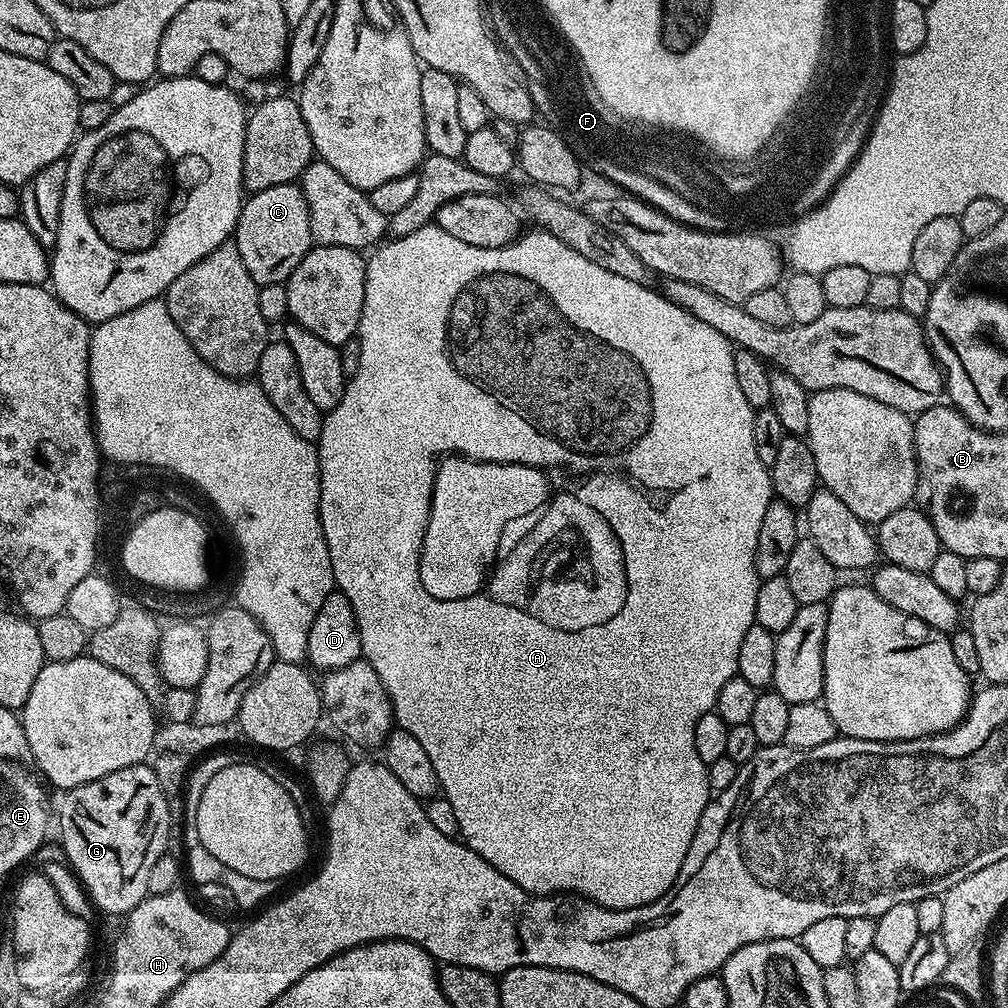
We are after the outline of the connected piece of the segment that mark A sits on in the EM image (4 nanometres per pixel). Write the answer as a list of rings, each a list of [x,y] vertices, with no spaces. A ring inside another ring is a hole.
[[[433,222],[433,223],[430,223],[430,224],[427,224],[427,225],[426,225],[426,226],[422,226],[422,230],[414,230],[414,234],[406,234],[406,235],[405,235],[405,236],[398,236],[398,237],[395,237],[395,238],[392,238],[392,239],[389,239],[389,240],[388,240],[388,241],[387,241],[387,242],[384,242],[384,243],[381,243],[381,244],[380,244],[380,245],[379,245],[379,247],[377,247],[377,248],[376,248],[376,249],[375,249],[375,251],[373,251],[373,252],[372,252],[372,253],[371,253],[371,255],[372,255],[372,254],[373,254],[373,256],[372,256],[372,257],[371,257],[371,256],[370,256],[370,255],[369,255],[369,256],[368,256],[368,257],[367,257],[367,260],[366,260],[366,263],[367,263],[367,266],[368,266],[368,269],[367,269],[367,270],[366,270],[366,290],[365,290],[365,291],[364,291],[364,305],[363,305],[363,306],[362,306],[362,318],[361,318],[361,319],[360,319],[360,330],[359,330],[359,333],[358,333],[358,339],[359,339],[359,341],[360,341],[360,365],[359,365],[359,366],[358,366],[358,374],[354,374],[354,375],[353,375],[353,376],[350,376],[350,377],[347,377],[347,380],[346,380],[346,383],[345,383],[345,386],[344,386],[344,393],[343,393],[343,394],[342,394],[342,402],[341,402],[341,403],[340,403],[340,404],[339,404],[339,405],[338,405],[338,406],[334,406],[334,407],[333,407],[333,408],[331,408],[331,410],[330,410],[330,411],[328,411],[328,412],[327,412],[327,413],[326,413],[326,415],[325,415],[325,417],[324,417],[324,425],[323,425],[323,426],[322,426],[322,434],[321,434],[321,435],[320,435],[320,439],[319,439],[319,441],[318,441],[318,451],[319,451],[319,454],[320,454],[320,521],[321,521],[321,522],[322,522],[322,530],[323,530],[323,531],[324,531],[324,537],[325,537],[325,538],[326,538],[326,546],[327,546],[327,547],[328,547],[328,549],[329,549],[329,550],[330,550],[330,566],[331,566],[331,567],[332,567],[332,569],[333,569],[333,570],[334,570],[334,578],[335,578],[335,579],[336,579],[336,588],[337,588],[337,589],[338,589],[338,591],[339,591],[339,592],[341,592],[341,593],[342,593],[342,595],[343,595],[343,596],[345,596],[345,598],[347,598],[347,600],[348,600],[348,601],[349,601],[349,602],[350,602],[350,606],[354,606],[354,618],[355,618],[355,619],[356,619],[356,625],[357,625],[357,626],[358,626],[358,634],[359,634],[359,635],[360,635],[360,650],[361,650],[361,653],[362,653],[362,656],[363,656],[363,659],[365,659],[365,660],[367,660],[367,662],[368,662],[368,664],[369,664],[369,665],[370,665],[370,666],[374,666],[374,670],[378,670],[378,678],[382,678],[382,686],[383,686],[383,687],[384,687],[384,689],[385,689],[385,690],[386,690],[386,694],[387,694],[387,695],[388,695],[388,697],[389,697],[389,698],[390,698],[390,702],[391,702],[391,703],[392,703],[392,714],[393,714],[393,717],[394,717],[394,720],[395,720],[395,723],[396,723],[396,724],[397,724],[397,725],[398,725],[398,727],[400,727],[400,728],[401,728],[401,729],[402,729],[402,730],[406,730],[406,731],[407,731],[407,732],[409,732],[409,733],[410,733],[410,734],[414,734],[414,738],[418,738],[418,742],[419,742],[419,744],[420,744],[420,745],[421,745],[421,746],[423,746],[423,747],[424,747],[424,749],[425,749],[425,750],[426,750],[426,754],[427,754],[427,755],[428,755],[428,756],[429,756],[429,757],[430,757],[430,762],[431,762],[431,764],[433,764],[433,766],[434,766],[434,774],[438,774],[438,782],[439,782],[439,783],[440,783],[440,786],[441,786],[441,789],[442,789],[442,796],[443,796],[443,799],[446,799],[446,800],[448,800],[448,801],[449,801],[449,802],[450,802],[450,807],[452,807],[452,809],[453,809],[453,810],[454,810],[454,815],[456,815],[456,816],[457,816],[457,817],[458,817],[458,830],[459,830],[459,831],[460,831],[460,835],[459,835],[459,839],[460,839],[460,840],[461,840],[461,841],[462,841],[462,842],[463,842],[463,844],[464,844],[464,845],[466,845],[466,846],[467,846],[467,848],[469,848],[469,849],[470,849],[470,850],[474,850],[474,854],[478,854],[478,855],[479,855],[479,856],[481,856],[481,857],[482,857],[482,858],[486,858],[486,862],[490,862],[490,866],[494,866],[494,870],[498,870],[498,874],[506,874],[506,878],[510,878],[510,882],[514,882],[514,883],[515,883],[515,884],[517,884],[517,885],[518,885],[518,886],[522,886],[522,890],[526,890],[526,891],[527,891],[527,892],[530,892],[530,893],[532,893],[532,895],[534,895],[534,896],[551,896],[551,895],[553,895],[553,894],[575,894],[575,895],[576,895],[576,896],[577,896],[577,897],[580,897],[580,898],[583,898],[583,899],[586,899],[586,900],[593,900],[593,901],[594,901],[594,903],[595,903],[595,904],[597,904],[597,905],[598,905],[598,906],[602,906],[602,907],[603,907],[603,908],[609,908],[609,909],[610,909],[610,910],[630,910],[630,909],[631,909],[631,908],[637,908],[637,907],[638,907],[638,906],[646,906],[646,905],[647,905],[647,904],[649,904],[649,903],[650,903],[650,902],[654,902],[654,901],[655,901],[655,900],[656,900],[656,899],[654,899],[654,897],[653,897],[653,896],[652,896],[652,884],[660,884],[660,876],[668,876],[668,860],[681,860],[681,862],[686,862],[686,854],[687,854],[687,853],[688,853],[688,847],[689,847],[689,846],[690,846],[690,842],[694,842],[694,834],[695,834],[695,833],[696,833],[696,831],[697,831],[697,830],[698,830],[698,822],[699,822],[699,821],[700,821],[700,819],[701,819],[701,818],[702,818],[702,810],[706,810],[706,806],[707,806],[707,805],[708,805],[708,801],[709,801],[709,799],[710,799],[710,789],[709,789],[709,785],[708,785],[708,767],[709,767],[709,765],[706,765],[706,764],[704,764],[704,763],[703,763],[703,762],[702,762],[702,758],[698,758],[698,750],[694,750],[694,726],[695,726],[695,725],[696,725],[696,723],[697,723],[697,722],[698,722],[698,718],[702,718],[702,714],[706,714],[706,713],[707,713],[707,712],[710,712],[710,711],[713,711],[713,709],[715,709],[715,707],[716,707],[716,703],[717,703],[717,702],[718,702],[718,694],[719,694],[719,692],[720,692],[720,691],[721,691],[721,690],[722,690],[722,686],[726,686],[726,682],[730,682],[730,678],[734,678],[734,677],[735,677],[735,676],[736,676],[736,675],[737,675],[737,674],[738,674],[738,649],[739,649],[739,648],[741,648],[741,647],[742,647],[742,638],[743,638],[743,636],[744,636],[744,635],[745,635],[745,634],[746,634],[746,630],[750,630],[750,626],[751,626],[751,625],[752,625],[752,624],[755,624],[755,623],[756,623],[756,603],[757,603],[757,602],[758,602],[758,590],[759,590],[759,589],[760,589],[760,581],[761,581],[761,578],[760,578],[760,575],[759,575],[759,574],[757,574],[757,572],[756,572],[756,567],[755,567],[755,566],[754,566],[754,558],[755,558],[755,557],[756,557],[756,547],[757,547],[757,546],[758,546],[758,530],[762,530],[762,518],[763,518],[763,516],[764,516],[764,515],[765,515],[765,514],[766,514],[766,506],[770,506],[770,502],[771,502],[771,501],[772,501],[772,500],[773,500],[773,499],[774,499],[774,493],[773,493],[773,491],[772,491],[772,473],[771,473],[771,471],[770,471],[770,468],[769,468],[769,465],[767,465],[767,464],[764,464],[764,463],[763,463],[763,462],[762,462],[762,458],[758,458],[758,450],[754,450],[754,409],[753,409],[753,408],[752,408],[752,407],[751,407],[751,406],[750,406],[750,402],[746,402],[746,397],[745,397],[745,396],[744,396],[744,395],[742,395],[742,389],[741,389],[741,388],[739,388],[739,386],[738,386],[738,378],[737,378],[737,377],[736,377],[736,376],[735,376],[735,375],[734,375],[734,348],[733,348],[733,345],[731,345],[731,344],[729,344],[729,342],[728,342],[728,340],[727,340],[727,339],[726,339],[726,338],[725,338],[725,336],[723,336],[723,335],[722,335],[722,334],[718,334],[718,330],[713,330],[713,328],[711,328],[711,327],[710,327],[710,326],[706,326],[706,322],[698,322],[698,318],[694,318],[694,317],[693,317],[693,316],[692,316],[692,315],[690,315],[690,313],[689,313],[689,312],[688,312],[688,311],[686,311],[686,309],[685,309],[685,308],[682,308],[682,307],[680,307],[680,305],[679,305],[679,304],[677,304],[677,303],[675,303],[675,302],[673,302],[673,301],[672,301],[672,300],[671,300],[671,299],[669,299],[669,297],[667,297],[667,296],[665,296],[665,295],[663,295],[663,294],[661,294],[661,293],[660,293],[660,292],[659,292],[659,291],[656,291],[656,290],[653,290],[653,289],[651,289],[651,288],[643,288],[643,287],[642,287],[642,285],[639,285],[639,284],[638,284],[638,282],[630,282],[630,280],[629,280],[629,278],[620,278],[620,277],[618,277],[618,275],[617,275],[617,274],[610,274],[610,272],[609,272],[609,271],[607,271],[607,270],[602,270],[602,268],[601,268],[601,267],[599,267],[599,266],[598,266],[598,265],[597,265],[597,263],[593,263],[593,262],[590,262],[590,260],[589,260],[589,259],[587,259],[587,258],[584,258],[584,257],[583,257],[583,256],[581,256],[581,254],[578,254],[578,252],[577,252],[577,251],[575,251],[575,250],[572,250],[572,249],[571,249],[571,248],[570,248],[570,246],[568,246],[568,245],[567,245],[567,244],[566,244],[566,243],[565,243],[565,242],[562,242],[562,241],[559,241],[559,240],[558,240],[558,238],[556,238],[556,237],[555,237],[555,236],[554,236],[554,234],[552,234],[552,233],[550,233],[550,232],[545,232],[545,231],[543,231],[543,230],[533,230],[533,231],[534,231],[534,232],[528,232],[528,231],[525,231],[525,232],[524,232],[524,233],[523,233],[523,234],[521,234],[521,235],[519,235],[519,236],[517,236],[517,237],[516,237],[516,239],[515,239],[515,240],[512,240],[512,241],[511,241],[511,242],[510,242],[510,243],[508,243],[508,244],[507,244],[507,245],[506,245],[506,246],[502,246],[502,247],[501,247],[501,248],[483,248],[483,247],[482,247],[482,246],[470,246],[470,242],[462,242],[462,238],[454,238],[454,237],[453,237],[453,236],[451,236],[451,234],[446,234],[446,230],[442,230],[442,229],[441,229],[441,228],[439,228],[439,227],[438,227],[438,226],[437,226],[437,224],[435,224],[435,222]],[[454,446],[459,446],[459,448],[460,448],[460,452],[473,452],[473,453],[474,453],[474,454],[482,454],[482,458],[486,458],[486,462],[490,462],[490,463],[491,463],[491,464],[522,464],[522,470],[520,470],[520,472],[522,472],[522,474],[524,474],[524,472],[526,472],[526,474],[530,474],[530,470],[524,470],[524,464],[530,464],[530,465],[533,465],[533,467],[532,467],[532,476],[534,476],[534,478],[532,478],[532,484],[530,484],[530,478],[528,478],[528,476],[526,476],[526,482],[524,482],[524,476],[522,476],[522,478],[520,478],[520,480],[522,480],[522,482],[520,482],[520,484],[522,484],[522,486],[524,486],[524,488],[528,488],[528,490],[538,490],[538,488],[534,488],[534,486],[540,486],[540,484],[538,484],[538,482],[540,482],[540,478],[538,478],[538,474],[534,474],[534,466],[549,466],[549,465],[548,465],[548,464],[568,464],[568,468],[569,468],[569,470],[570,470],[570,471],[572,471],[572,472],[576,472],[576,492],[560,492],[560,493],[558,493],[558,494],[557,494],[557,496],[556,496],[556,493],[555,493],[555,495],[553,495],[553,496],[552,496],[552,497],[551,497],[551,499],[549,499],[549,501],[548,501],[548,503],[547,503],[547,505],[546,505],[546,507],[547,507],[547,508],[588,508],[588,509],[589,509],[589,510],[598,510],[598,514],[600,514],[600,515],[601,515],[601,517],[602,517],[602,518],[603,518],[603,519],[604,519],[604,520],[603,520],[603,521],[602,521],[602,523],[600,523],[600,524],[598,524],[598,526],[596,526],[596,530],[594,530],[594,528],[592,528],[592,530],[588,530],[588,532],[586,532],[586,534],[588,534],[588,538],[592,538],[592,536],[594,536],[594,540],[598,540],[598,542],[590,542],[590,552],[592,552],[592,562],[594,562],[594,566],[596,566],[596,562],[598,562],[598,568],[600,568],[600,564],[602,564],[602,562],[600,562],[600,560],[602,560],[602,547],[603,547],[603,545],[602,545],[602,534],[604,534],[604,536],[606,536],[606,538],[608,538],[608,535],[609,535],[609,534],[610,534],[610,533],[611,533],[611,532],[612,532],[612,533],[613,533],[613,534],[614,534],[614,538],[615,538],[615,539],[616,539],[616,540],[617,540],[617,542],[618,542],[618,550],[619,550],[619,551],[621,551],[621,553],[622,553],[622,558],[623,558],[623,559],[624,559],[624,566],[625,566],[625,568],[626,568],[626,578],[627,578],[627,579],[628,579],[628,589],[627,589],[627,590],[626,590],[626,602],[625,602],[625,603],[624,603],[624,605],[623,605],[623,606],[622,606],[622,608],[621,608],[621,610],[622,610],[622,611],[623,611],[623,612],[632,612],[632,608],[636,608],[636,612],[656,612],[656,604],[660,604],[660,612],[664,612],[664,608],[668,608],[668,640],[611,640],[611,638],[610,638],[610,637],[609,637],[609,636],[608,636],[608,627],[606,627],[606,625],[598,625],[598,626],[594,626],[594,627],[593,627],[593,628],[590,628],[590,629],[582,629],[582,630],[578,630],[578,631],[577,631],[577,632],[567,632],[567,631],[566,631],[566,629],[560,629],[560,628],[557,628],[557,627],[556,627],[556,625],[555,625],[555,623],[553,623],[553,620],[554,620],[554,612],[553,612],[553,609],[550,609],[550,608],[546,608],[546,607],[544,607],[544,606],[530,606],[530,611],[529,611],[529,612],[524,612],[524,620],[520,620],[520,616],[518,616],[518,622],[520,622],[520,626],[518,626],[518,628],[516,628],[516,608],[515,608],[515,607],[514,607],[514,606],[508,606],[508,605],[503,605],[503,604],[502,604],[502,602],[498,602],[498,601],[497,601],[497,600],[493,600],[493,599],[492,599],[492,613],[487,613],[487,614],[486,614],[486,615],[484,615],[484,614],[481,614],[481,612],[480,612],[480,610],[478,610],[478,604],[463,604],[463,603],[462,603],[462,602],[461,602],[461,600],[460,600],[460,601],[438,601],[438,600],[437,600],[437,599],[436,599],[436,598],[435,598],[435,599],[430,599],[430,600],[428,600],[428,594],[426,594],[426,589],[425,589],[425,588],[420,588],[420,583],[419,583],[419,582],[418,582],[418,549],[420,549],[420,532],[424,532],[424,516],[428,516],[428,496],[429,496],[429,493],[430,493],[430,454],[431,454],[431,452],[436,452],[436,451],[439,451],[439,450],[441,450],[441,449],[452,449],[452,447],[454,447]]]

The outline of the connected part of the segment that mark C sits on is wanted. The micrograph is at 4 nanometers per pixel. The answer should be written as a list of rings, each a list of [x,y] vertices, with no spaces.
[[[293,182],[282,186],[270,186],[261,192],[251,193],[245,199],[240,217],[236,223],[234,243],[238,246],[238,254],[242,254],[242,262],[246,270],[250,270],[250,278],[258,285],[284,284],[290,274],[306,258],[306,254],[314,247],[310,230],[310,210],[306,206],[306,198],[302,194],[299,183]]]

